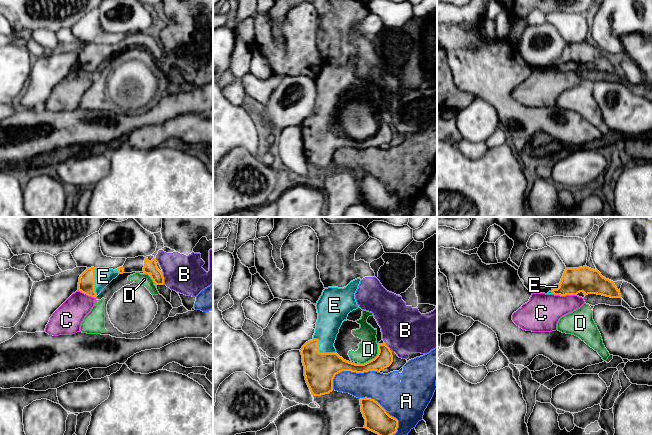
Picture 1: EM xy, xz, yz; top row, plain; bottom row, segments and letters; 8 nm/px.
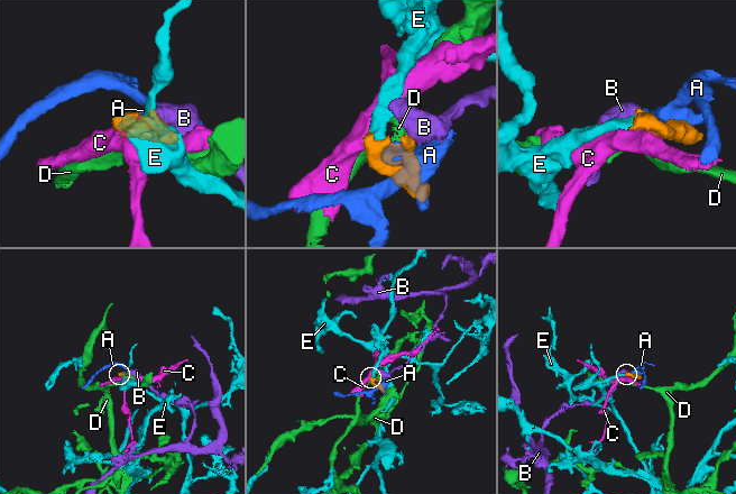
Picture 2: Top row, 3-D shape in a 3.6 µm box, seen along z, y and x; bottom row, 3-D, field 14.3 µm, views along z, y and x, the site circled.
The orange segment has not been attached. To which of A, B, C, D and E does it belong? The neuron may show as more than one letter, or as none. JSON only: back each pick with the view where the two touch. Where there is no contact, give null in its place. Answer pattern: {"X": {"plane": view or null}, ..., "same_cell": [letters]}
{"E": {"plane": "xz"}, "same_cell": ["E"]}

